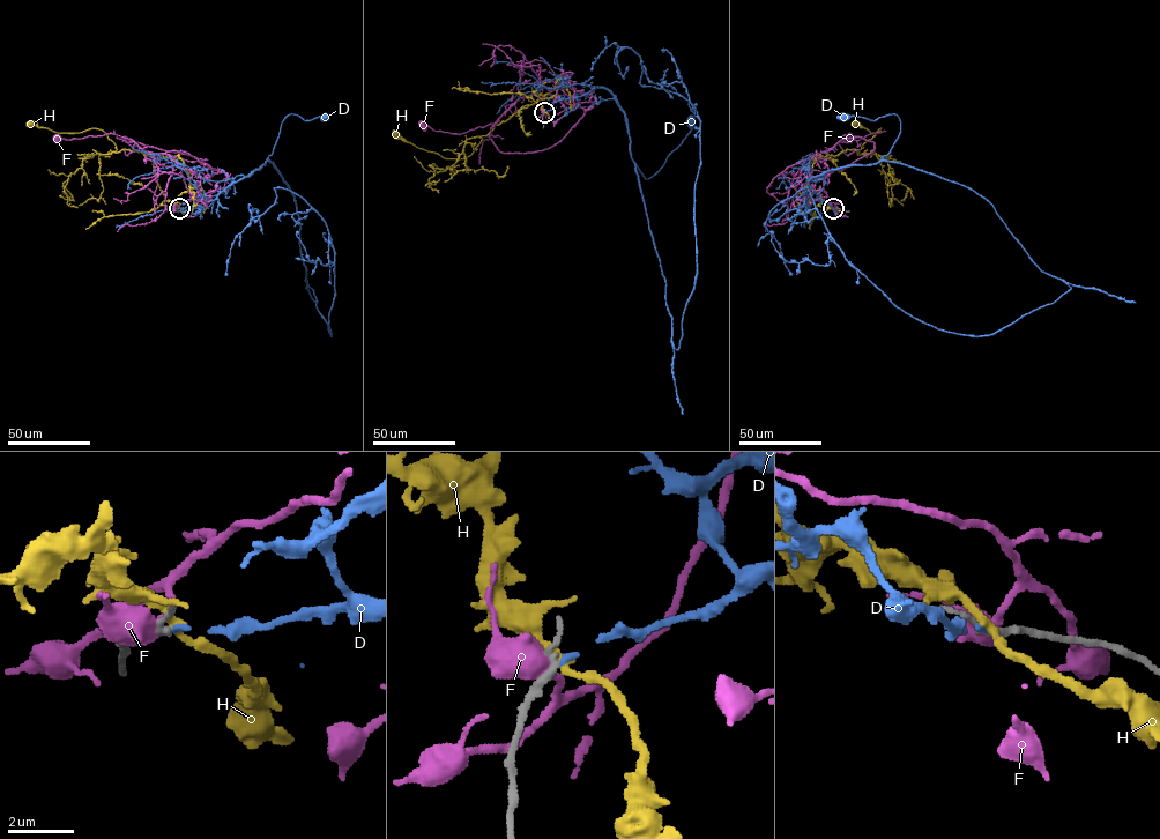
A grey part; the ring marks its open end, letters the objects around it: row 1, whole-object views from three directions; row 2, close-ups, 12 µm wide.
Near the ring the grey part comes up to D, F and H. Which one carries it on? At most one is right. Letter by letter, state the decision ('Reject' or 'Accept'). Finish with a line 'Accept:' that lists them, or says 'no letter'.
D: Accept
F: Reject
H: Reject
Accept: D

